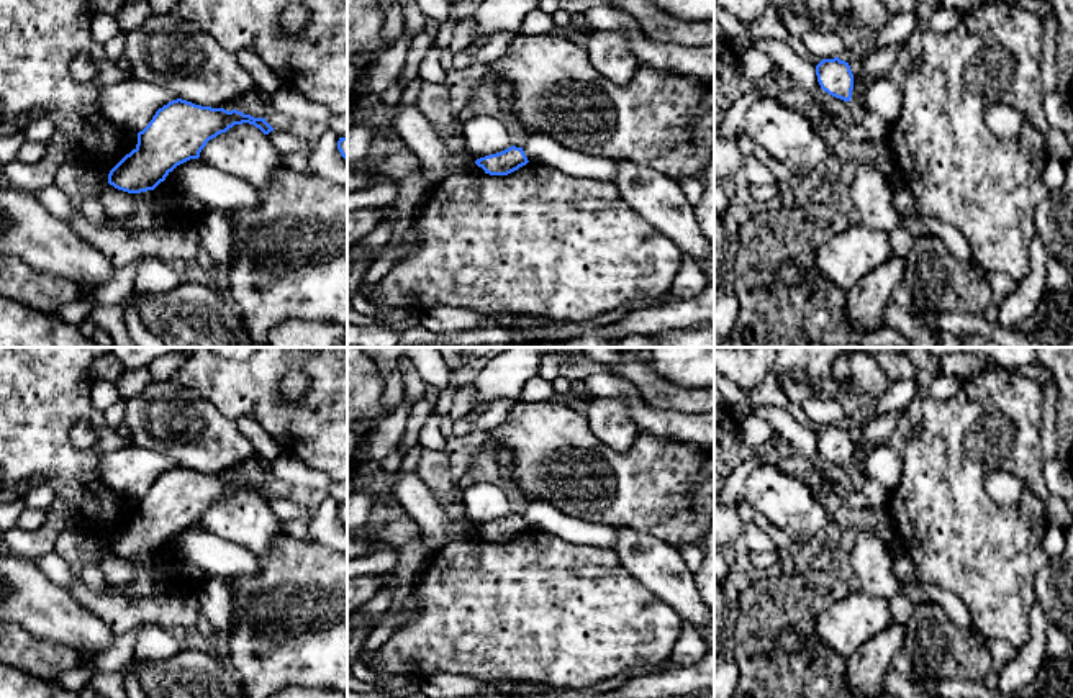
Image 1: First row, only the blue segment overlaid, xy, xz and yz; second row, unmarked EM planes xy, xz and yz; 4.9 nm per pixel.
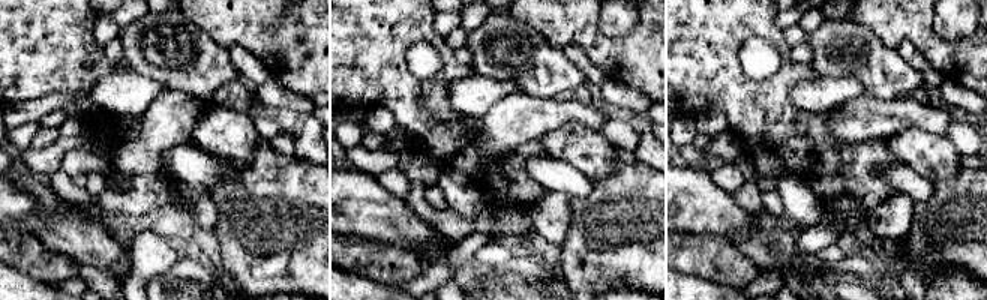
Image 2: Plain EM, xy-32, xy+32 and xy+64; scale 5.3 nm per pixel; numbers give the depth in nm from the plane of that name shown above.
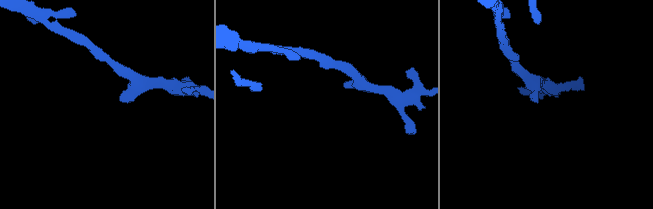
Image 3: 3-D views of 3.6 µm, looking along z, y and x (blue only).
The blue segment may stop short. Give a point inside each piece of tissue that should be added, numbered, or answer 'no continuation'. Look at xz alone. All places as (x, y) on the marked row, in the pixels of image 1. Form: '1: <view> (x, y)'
no continuation

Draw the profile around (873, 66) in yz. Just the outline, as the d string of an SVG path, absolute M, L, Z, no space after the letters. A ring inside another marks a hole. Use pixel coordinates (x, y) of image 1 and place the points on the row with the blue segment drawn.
M899 43L891 48L881 49L878 52L868 54L862 61L862 72L858 75L853 75L853 90L852 90L852 98L849 102L855 108L855 111L858 111L858 108L863 105L865 84L867 82L872 84L888 72L888 69L898 59L903 44L904 43Z

